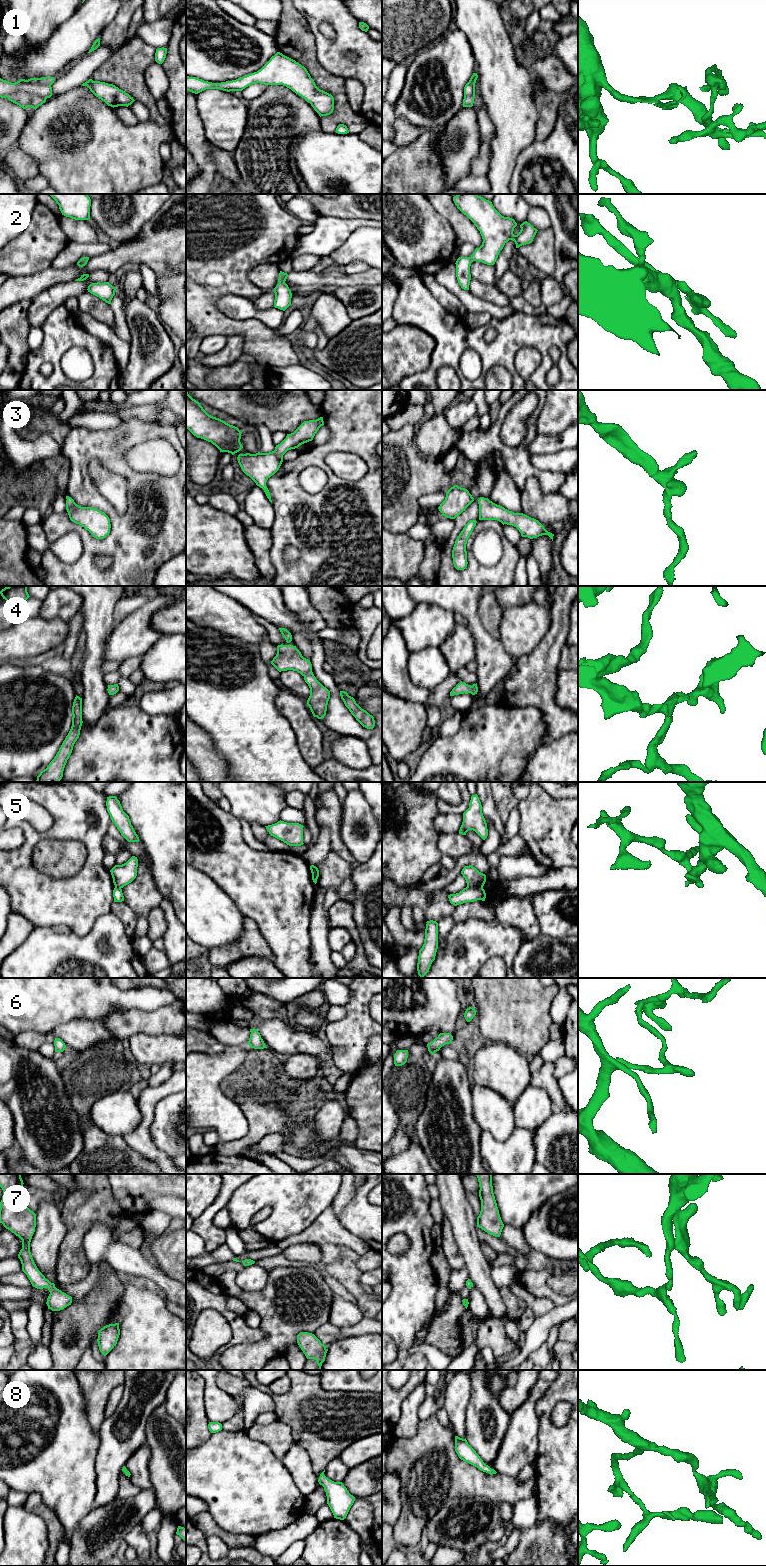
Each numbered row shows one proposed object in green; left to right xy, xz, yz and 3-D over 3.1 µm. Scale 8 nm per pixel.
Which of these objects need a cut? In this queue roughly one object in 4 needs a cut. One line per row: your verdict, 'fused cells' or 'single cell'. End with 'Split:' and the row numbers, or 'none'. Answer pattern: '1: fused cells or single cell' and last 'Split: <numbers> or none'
1: single cell
2: single cell
3: single cell
4: single cell
5: fused cells
6: single cell
7: single cell
8: single cell
Split: 5

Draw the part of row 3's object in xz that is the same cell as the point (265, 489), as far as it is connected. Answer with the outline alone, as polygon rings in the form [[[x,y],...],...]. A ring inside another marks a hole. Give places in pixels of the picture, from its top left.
[[[323,417],[316,420],[304,421],[293,433],[286,438],[275,450],[269,453],[239,454],[237,459],[242,471],[249,476],[257,486],[262,488],[272,503],[270,492],[266,486],[267,480],[274,475],[283,462],[283,455],[291,449],[312,441],[321,426],[324,425]]]

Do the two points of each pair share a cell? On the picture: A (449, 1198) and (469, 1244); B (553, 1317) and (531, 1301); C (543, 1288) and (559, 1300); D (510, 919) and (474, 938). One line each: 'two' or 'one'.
A: one
B: two
C: one
D: two

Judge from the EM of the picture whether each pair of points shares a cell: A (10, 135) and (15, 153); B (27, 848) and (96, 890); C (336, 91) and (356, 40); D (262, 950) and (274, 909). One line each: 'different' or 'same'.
A: different
B: same
C: different
D: different

